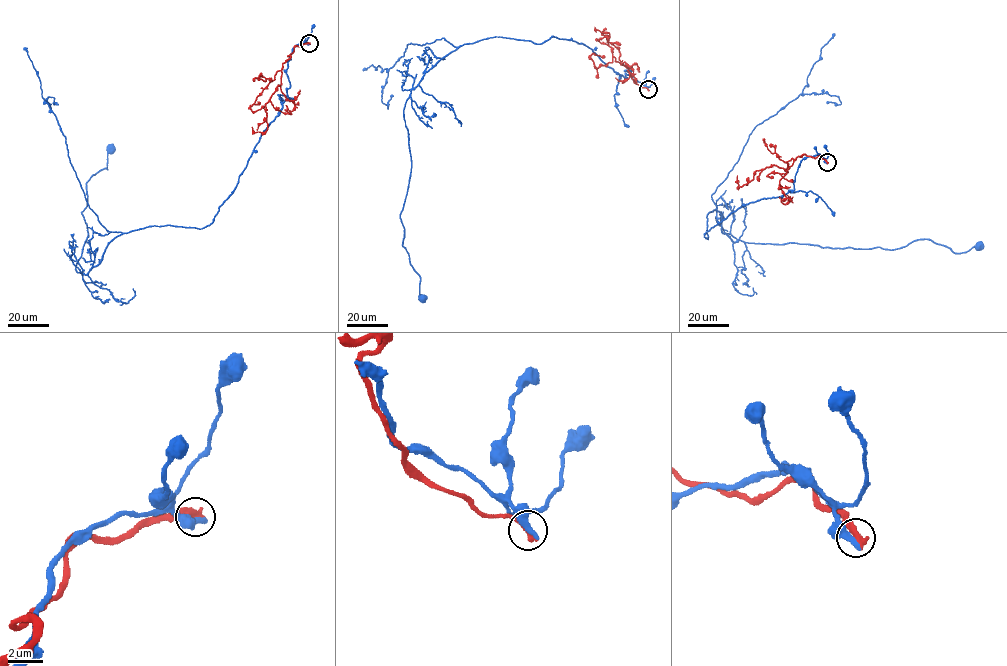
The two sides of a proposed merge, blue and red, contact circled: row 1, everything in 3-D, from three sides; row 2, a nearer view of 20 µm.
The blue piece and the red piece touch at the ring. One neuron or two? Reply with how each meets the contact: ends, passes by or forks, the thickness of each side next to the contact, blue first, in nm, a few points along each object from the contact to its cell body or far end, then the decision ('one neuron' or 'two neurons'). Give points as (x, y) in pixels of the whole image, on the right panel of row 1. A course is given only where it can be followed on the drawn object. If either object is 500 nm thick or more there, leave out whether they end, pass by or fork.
blue ends | red ends | 440/440 nm | blue via (826, 162), (807, 156), (793, 190), (747, 204), (704, 236), (715, 209), (734, 242), (979, 245) | red via (826, 162), (821, 156), (804, 154), (786, 170), (774, 165), (756, 170), (753, 179), (738, 187), (737, 175) | two neurons

